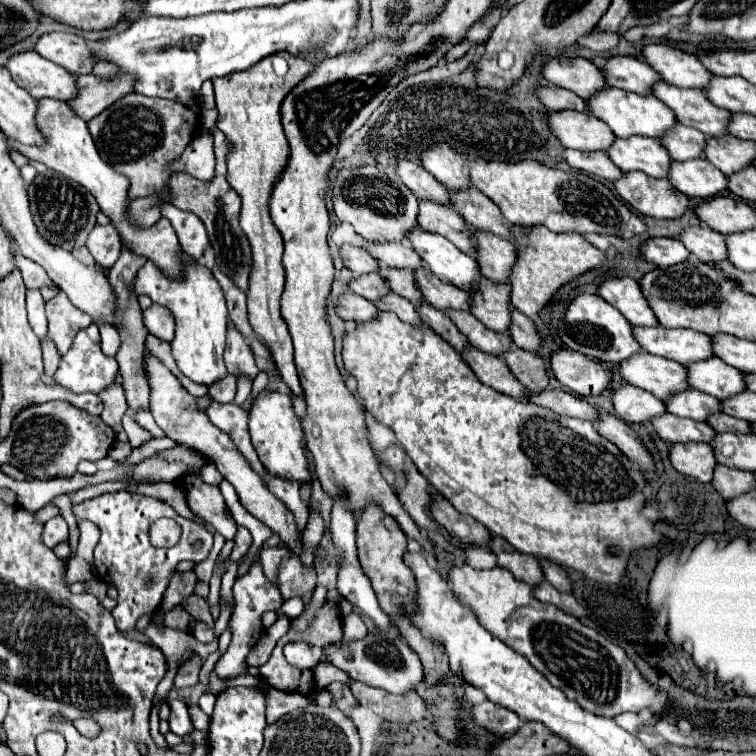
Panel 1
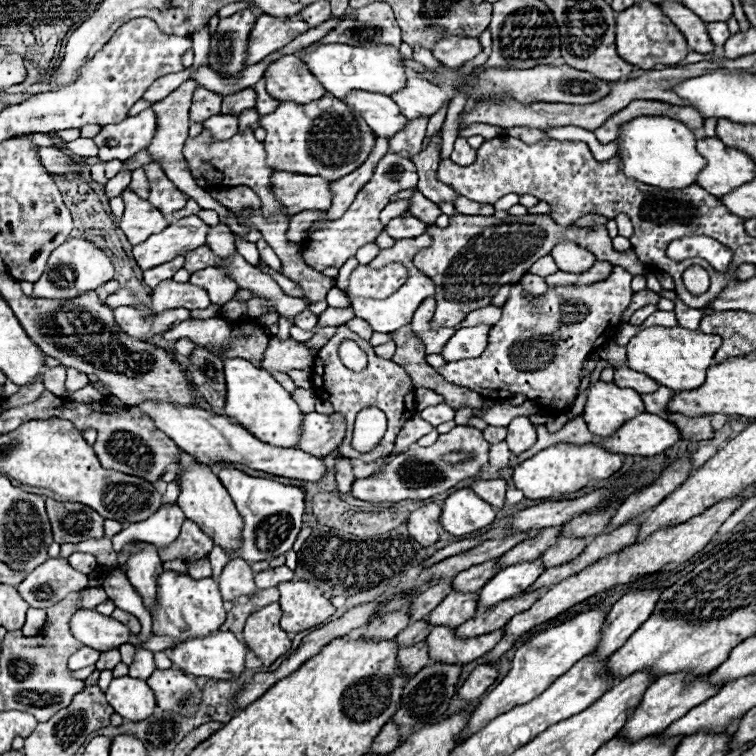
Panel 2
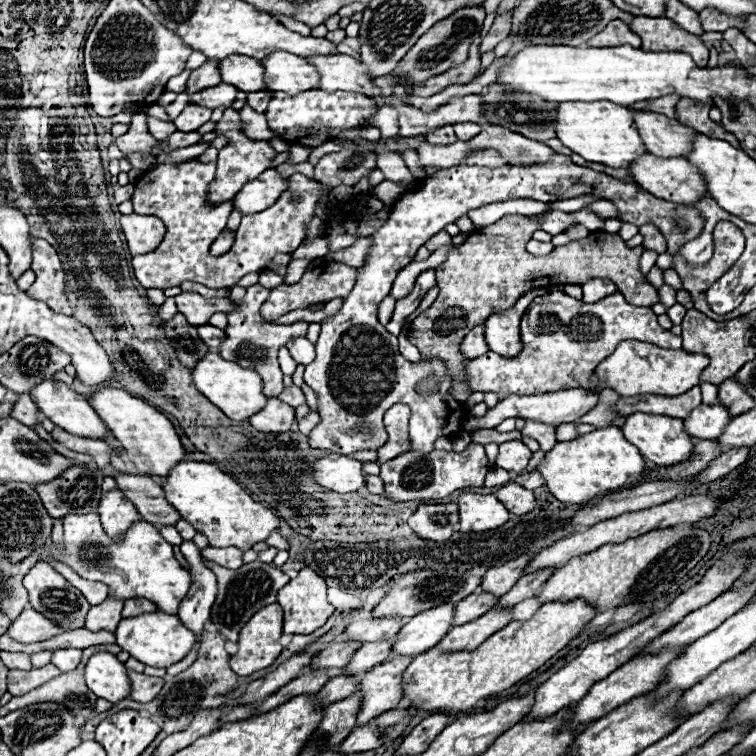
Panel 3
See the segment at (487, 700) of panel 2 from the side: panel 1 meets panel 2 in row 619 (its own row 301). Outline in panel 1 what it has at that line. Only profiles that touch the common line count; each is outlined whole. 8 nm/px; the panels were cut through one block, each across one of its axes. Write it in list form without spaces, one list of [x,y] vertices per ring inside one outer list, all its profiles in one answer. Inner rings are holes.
[[[580,294],[576,300],[570,302],[564,320],[556,326],[556,336],[562,338],[568,348],[602,362],[610,362],[612,366],[618,366],[620,362],[628,360],[628,356],[634,356],[642,350],[632,336],[632,324],[628,324],[628,320],[604,298],[594,294]]]

